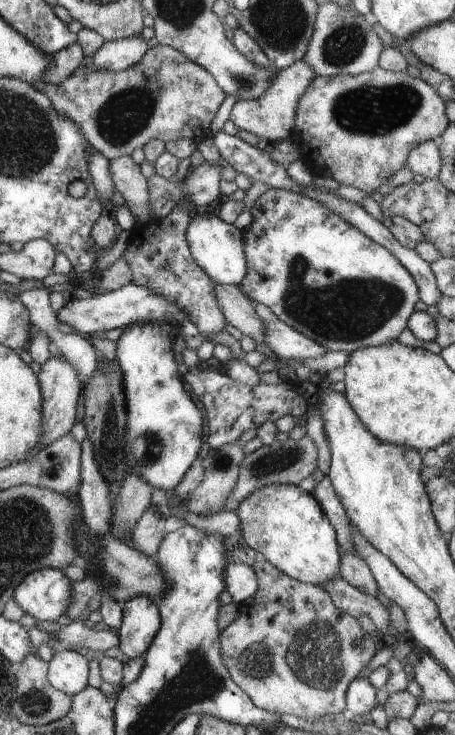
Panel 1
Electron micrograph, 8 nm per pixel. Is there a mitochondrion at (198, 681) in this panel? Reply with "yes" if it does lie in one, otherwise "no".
yes

